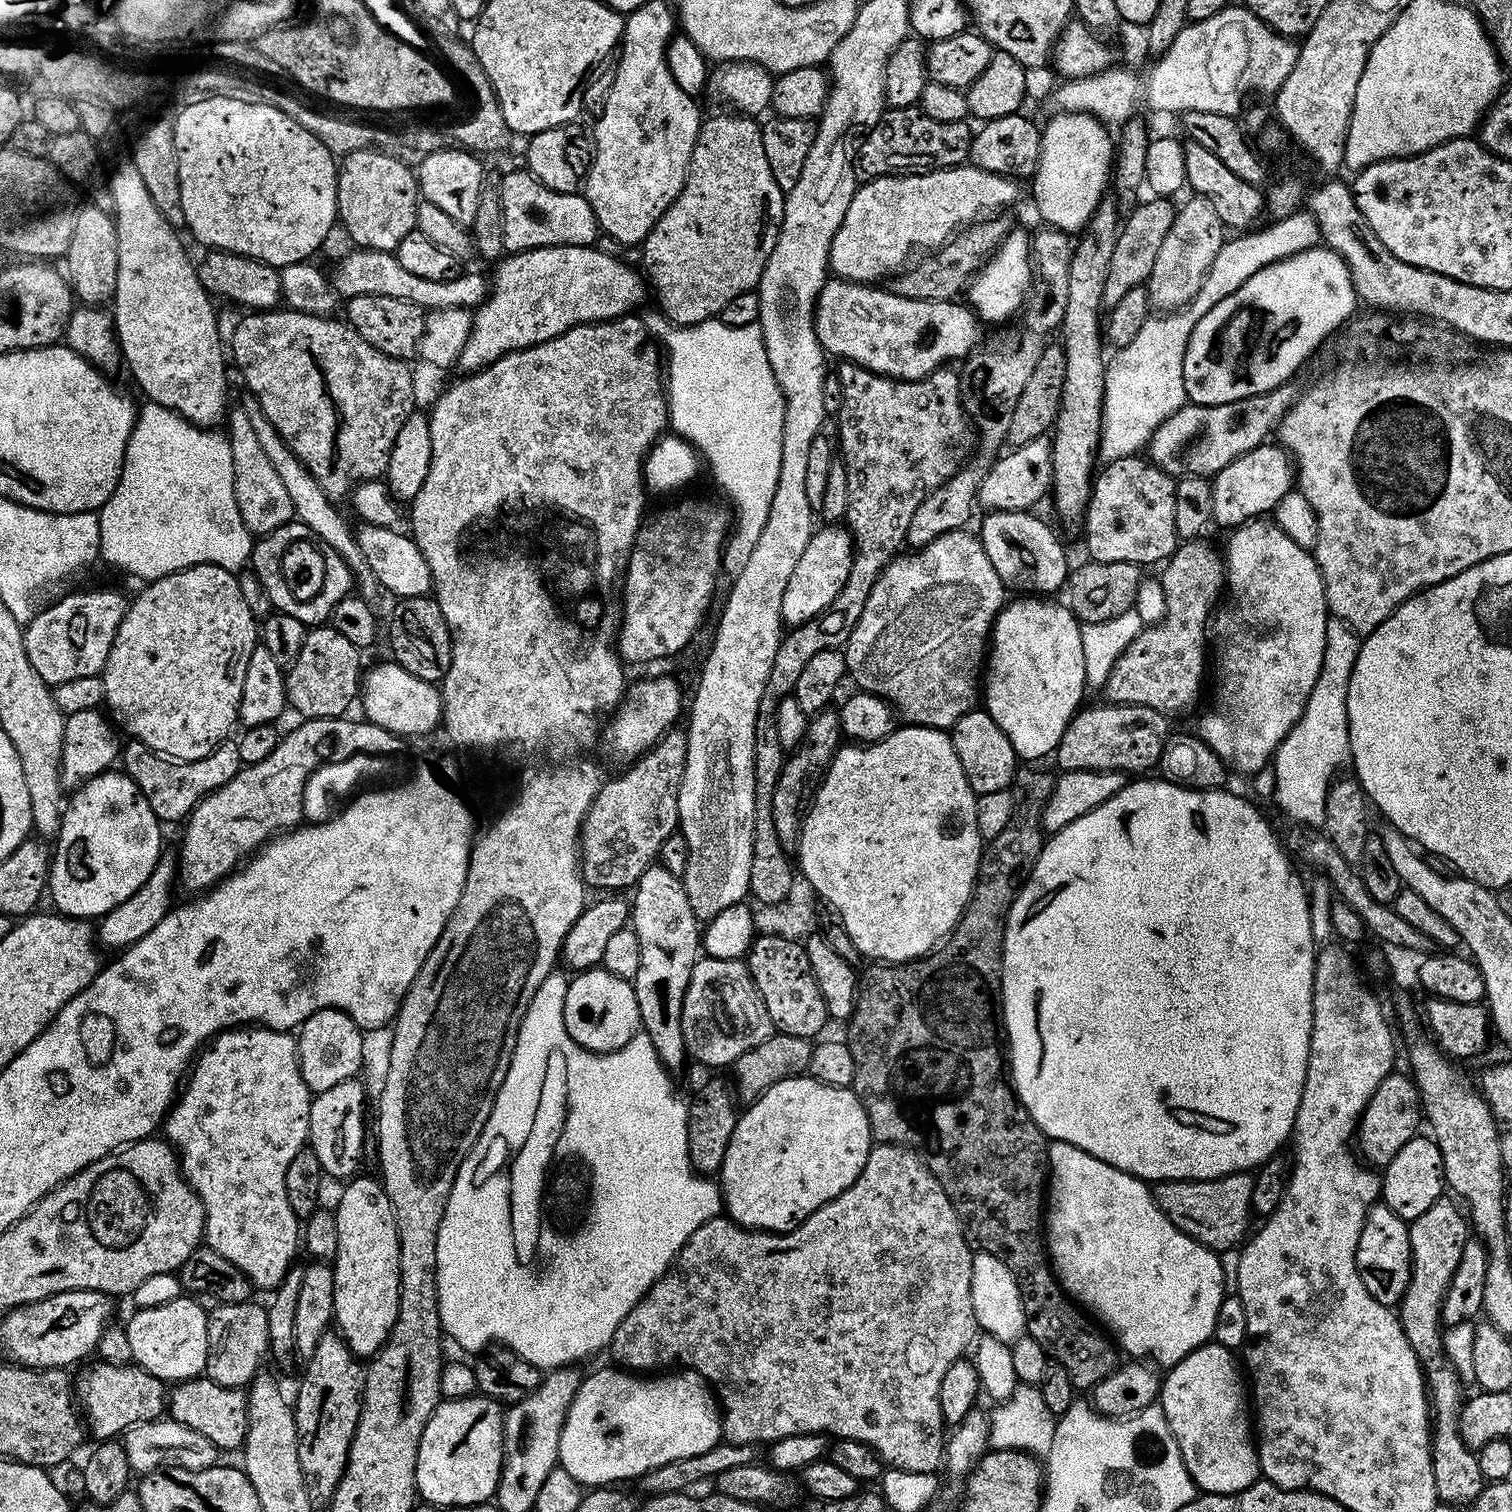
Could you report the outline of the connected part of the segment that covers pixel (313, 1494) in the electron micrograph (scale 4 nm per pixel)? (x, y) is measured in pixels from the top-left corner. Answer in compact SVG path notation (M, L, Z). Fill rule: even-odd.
M329 1330L318 1338L314 1354L306 1357L304 1377L294 1396L298 1462L313 1506L327 1505L348 1464L354 1430L358 1426L364 1397L365 1365L361 1357L350 1350L339 1331ZM361 1364L361 1365L360 1365Z

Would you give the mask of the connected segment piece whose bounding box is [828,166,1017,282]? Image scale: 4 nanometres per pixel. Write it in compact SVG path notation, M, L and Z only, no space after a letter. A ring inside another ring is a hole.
M971 166L943 168L937 172L921 172L919 175L879 176L877 180L861 183L832 239L828 267L842 280L883 281L880 280L883 276L891 277L903 269L900 267L907 262L911 252L916 252L919 248L939 249L949 243L947 240L951 238L955 228L960 228L971 220L979 221L985 214L995 213L992 212L995 208L1004 208L1007 204L1014 203L1016 184L1017 181L1013 177L990 174L986 170Z

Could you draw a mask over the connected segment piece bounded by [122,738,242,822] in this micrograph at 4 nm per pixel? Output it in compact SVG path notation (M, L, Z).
M232 738L197 760L165 758L147 748L141 740L129 739L127 743L122 748L122 771L136 783L146 802L150 802L150 810L154 810L156 819L161 822L183 821L196 808L199 800L226 786L226 782L238 775L242 767L236 740Z

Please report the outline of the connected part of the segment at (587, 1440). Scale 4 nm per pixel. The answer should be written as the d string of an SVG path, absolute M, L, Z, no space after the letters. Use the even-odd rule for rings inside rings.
M604 1368L593 1376L585 1375L566 1414L558 1442L558 1464L566 1470L566 1474L570 1474L570 1478L582 1486L612 1486L620 1482L616 1480L635 1481L666 1462L706 1454L706 1450L721 1443L722 1413L704 1377L691 1370L647 1376L612 1368Z

